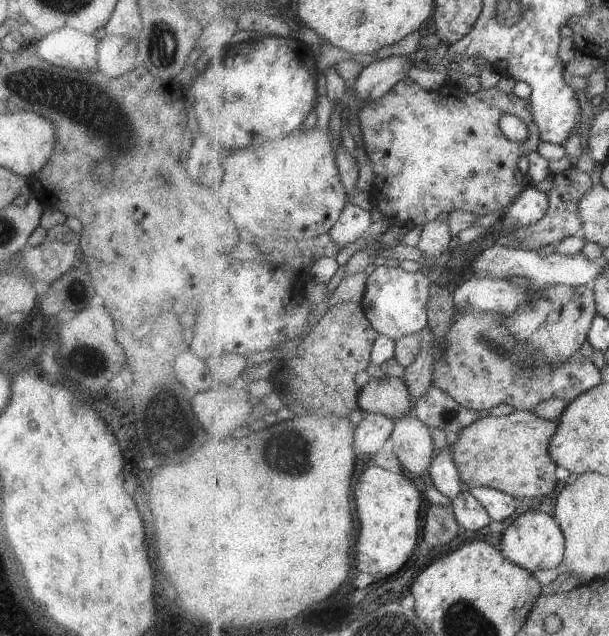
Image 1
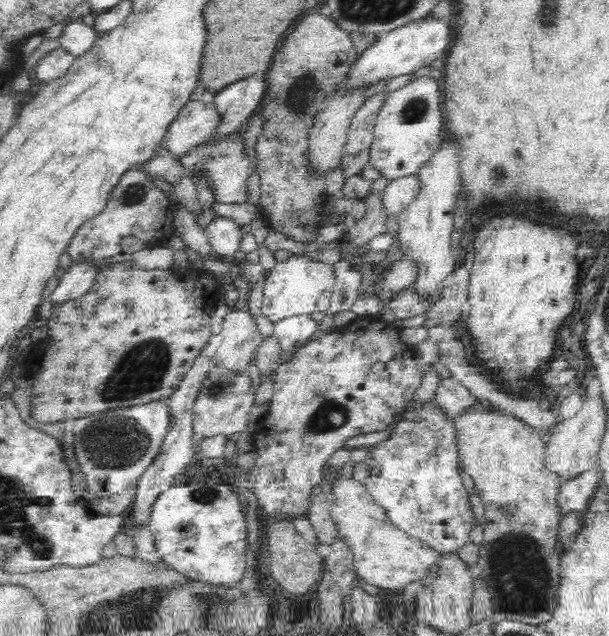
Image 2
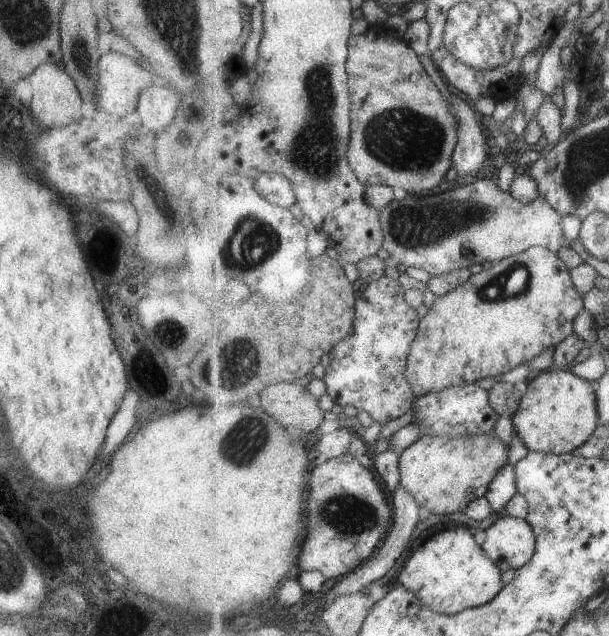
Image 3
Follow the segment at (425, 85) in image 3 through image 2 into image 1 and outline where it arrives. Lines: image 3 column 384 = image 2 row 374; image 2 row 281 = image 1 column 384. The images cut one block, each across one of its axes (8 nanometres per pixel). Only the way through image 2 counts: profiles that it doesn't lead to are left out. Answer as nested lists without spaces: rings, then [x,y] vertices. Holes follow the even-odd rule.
[[[406,77],[398,85],[395,85],[385,96],[377,98],[377,100],[365,102],[358,112],[358,121],[360,130],[363,136],[363,147],[366,157],[370,161],[370,166],[372,168],[373,182],[375,182],[375,196],[379,198],[377,202],[393,202],[391,206],[391,214],[397,216],[401,222],[403,218],[407,218],[409,221],[409,227],[418,225],[424,226],[435,221],[436,219],[443,215],[445,212],[455,212],[455,210],[467,210],[477,214],[479,217],[483,217],[487,214],[491,214],[493,210],[501,210],[505,206],[509,206],[525,189],[521,182],[517,181],[517,176],[515,176],[515,170],[517,170],[517,164],[519,164],[519,158],[529,154],[530,152],[535,152],[537,146],[539,146],[539,140],[527,140],[527,142],[515,142],[510,138],[507,138],[507,135],[501,130],[499,126],[500,121],[503,118],[503,114],[512,114],[521,118],[527,122],[531,131],[536,128],[535,122],[535,110],[533,110],[533,104],[531,104],[531,98],[519,98],[515,96],[513,92],[504,93],[497,90],[496,87],[493,88],[481,88],[481,90],[473,93],[467,94],[466,98],[462,100],[459,97],[454,97],[447,94],[442,89],[440,90],[429,90],[420,86],[410,77]]]

